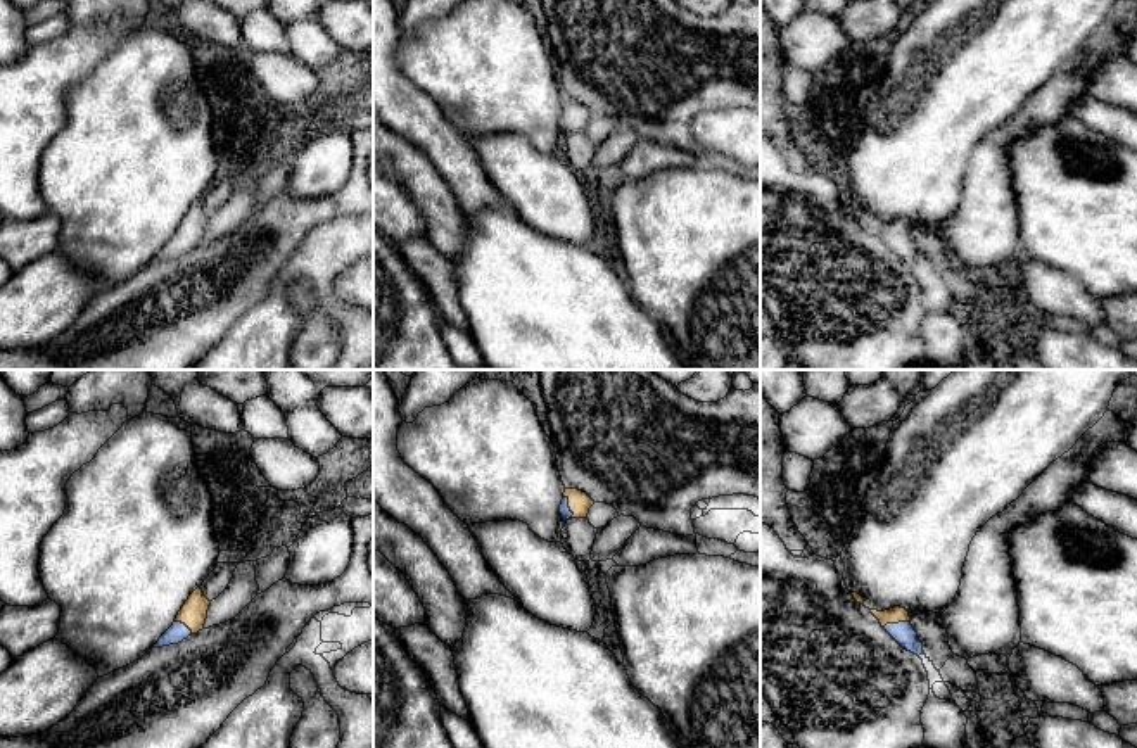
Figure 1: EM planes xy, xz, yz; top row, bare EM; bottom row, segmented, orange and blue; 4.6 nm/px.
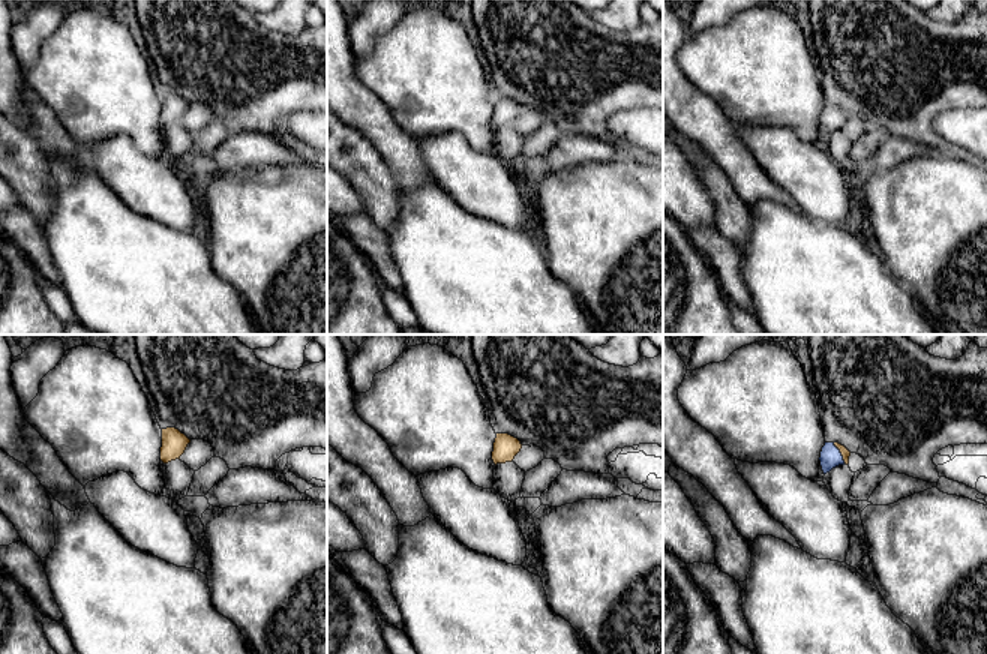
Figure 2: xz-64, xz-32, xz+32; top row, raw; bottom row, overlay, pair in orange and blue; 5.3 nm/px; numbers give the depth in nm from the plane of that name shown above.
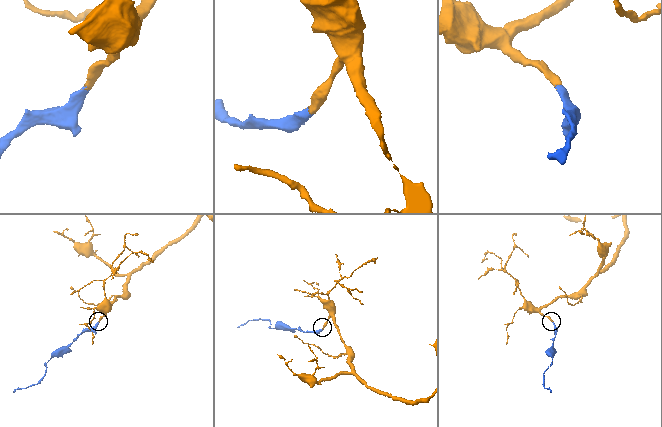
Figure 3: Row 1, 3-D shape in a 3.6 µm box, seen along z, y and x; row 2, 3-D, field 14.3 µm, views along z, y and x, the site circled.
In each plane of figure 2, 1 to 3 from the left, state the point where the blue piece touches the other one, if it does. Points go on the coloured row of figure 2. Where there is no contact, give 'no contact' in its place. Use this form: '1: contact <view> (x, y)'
1: no contact
2: no contact
3: contact xz+32 (840, 452)

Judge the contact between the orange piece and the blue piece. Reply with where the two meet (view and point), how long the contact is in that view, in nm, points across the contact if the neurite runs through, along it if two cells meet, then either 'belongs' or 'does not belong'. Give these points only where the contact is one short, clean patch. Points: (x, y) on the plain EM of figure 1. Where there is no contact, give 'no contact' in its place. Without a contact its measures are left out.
yz (895, 235) | 130 nm | across yz (894, 228), (895, 235), (902, 246) | belongs

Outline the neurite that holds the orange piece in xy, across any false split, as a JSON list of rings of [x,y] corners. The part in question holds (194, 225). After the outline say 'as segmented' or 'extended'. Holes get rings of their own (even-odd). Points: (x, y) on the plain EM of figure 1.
[[[197,200],[178,225],[173,238],[159,250],[154,261],[178,257],[190,247],[202,244],[209,218],[211,214],[204,209],[202,202]]] | extended

